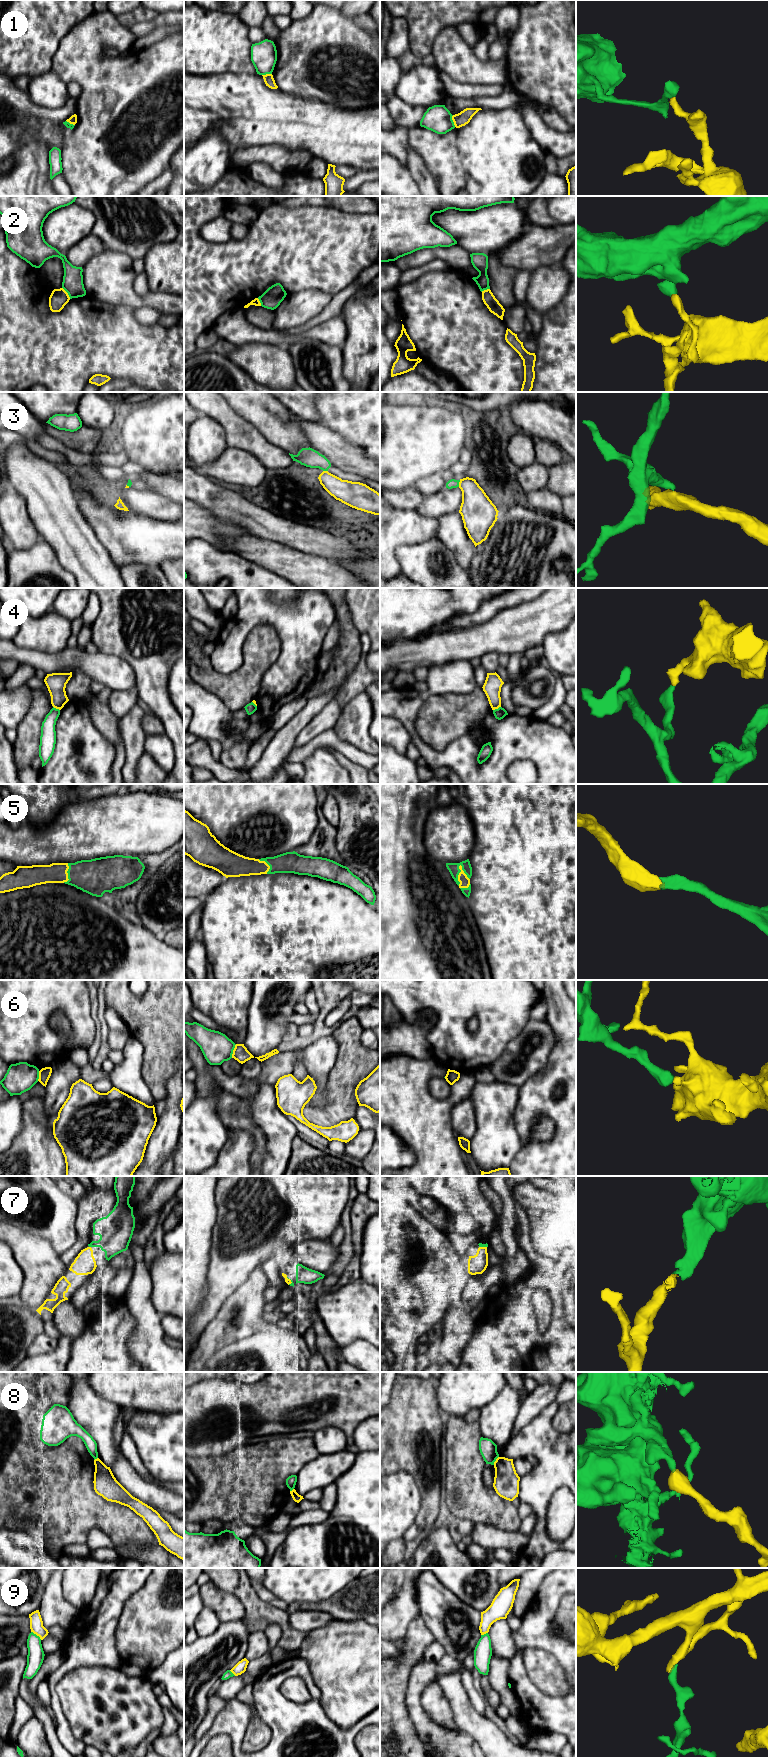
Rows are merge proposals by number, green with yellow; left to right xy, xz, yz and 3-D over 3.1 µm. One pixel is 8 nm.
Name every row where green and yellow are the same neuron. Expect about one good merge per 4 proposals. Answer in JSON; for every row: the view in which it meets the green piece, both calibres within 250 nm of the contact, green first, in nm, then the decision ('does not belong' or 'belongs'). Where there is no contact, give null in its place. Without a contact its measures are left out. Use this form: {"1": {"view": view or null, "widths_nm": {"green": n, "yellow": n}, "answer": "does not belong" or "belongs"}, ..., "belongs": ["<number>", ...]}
{"1": {"view": "yz", "widths_nm": {"green": 220, "yellow": 110}, "answer": "does not belong"}, "2": {"view": "xy", "widths_nm": {"green": 160, "yellow": 150}, "answer": "does not belong"}, "3": {"view": "yz", "widths_nm": {"green": 70, "yellow": 260}, "answer": "does not belong"}, "4": {"view": "yz", "widths_nm": {"green": 90, "yellow": 140}, "answer": "does not belong"}, "5": {"view": "yz", "widths_nm": {"green": 90, "yellow": 80}, "answer": "belongs"}, "6": {"view": "xz", "widths_nm": {"green": 240, "yellow": 130}, "answer": "does not belong"}, "7": {"view": "xz", "widths_nm": {"green": 30, "yellow": 50}, "answer": "belongs"}, "8": {"view": "yz", "widths_nm": {"green": 140, "yellow": 200}, "answer": "does not belong"}, "9": {"view": "xy", "widths_nm": {"green": 140, "yellow": 110}, "answer": "does not belong"}, "belongs": ["5", "7"]}

